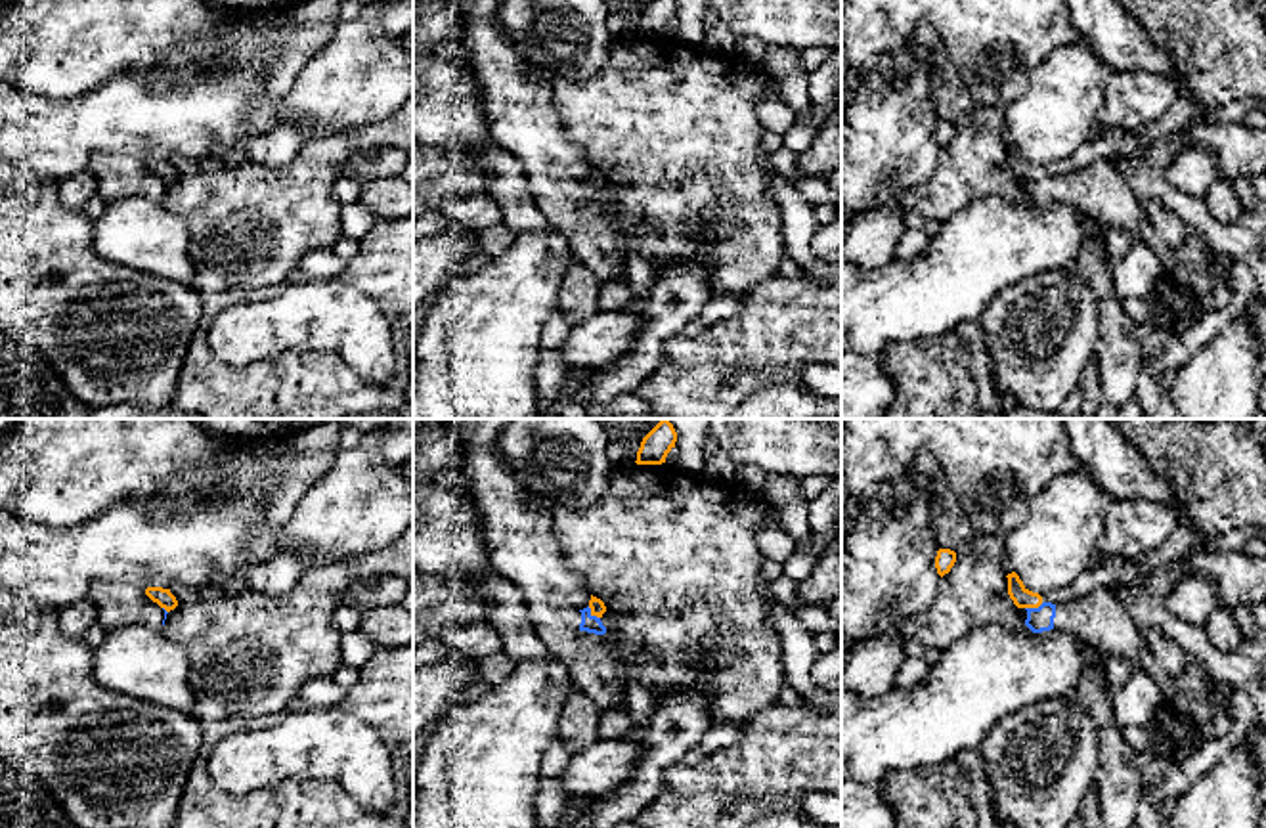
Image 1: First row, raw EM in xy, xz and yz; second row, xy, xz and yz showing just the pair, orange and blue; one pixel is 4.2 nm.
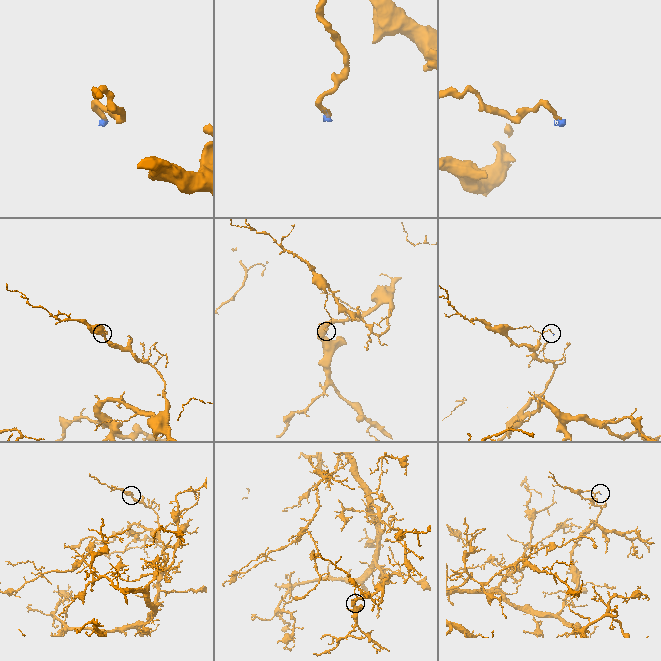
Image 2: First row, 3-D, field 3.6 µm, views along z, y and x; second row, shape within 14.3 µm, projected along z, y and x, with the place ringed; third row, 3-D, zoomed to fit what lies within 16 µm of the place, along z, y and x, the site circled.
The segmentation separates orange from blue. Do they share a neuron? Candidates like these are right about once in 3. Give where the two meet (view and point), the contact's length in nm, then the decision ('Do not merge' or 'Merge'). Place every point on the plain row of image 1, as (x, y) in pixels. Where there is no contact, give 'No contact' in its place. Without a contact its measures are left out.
Touches orange at xz (593, 186). Shared border 80 nm. Do not merge

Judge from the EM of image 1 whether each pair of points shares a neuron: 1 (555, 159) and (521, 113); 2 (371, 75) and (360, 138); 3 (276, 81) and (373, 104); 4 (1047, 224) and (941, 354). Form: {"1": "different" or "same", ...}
{"1": "same", "2": "different", "3": "different", "4": "different"}

